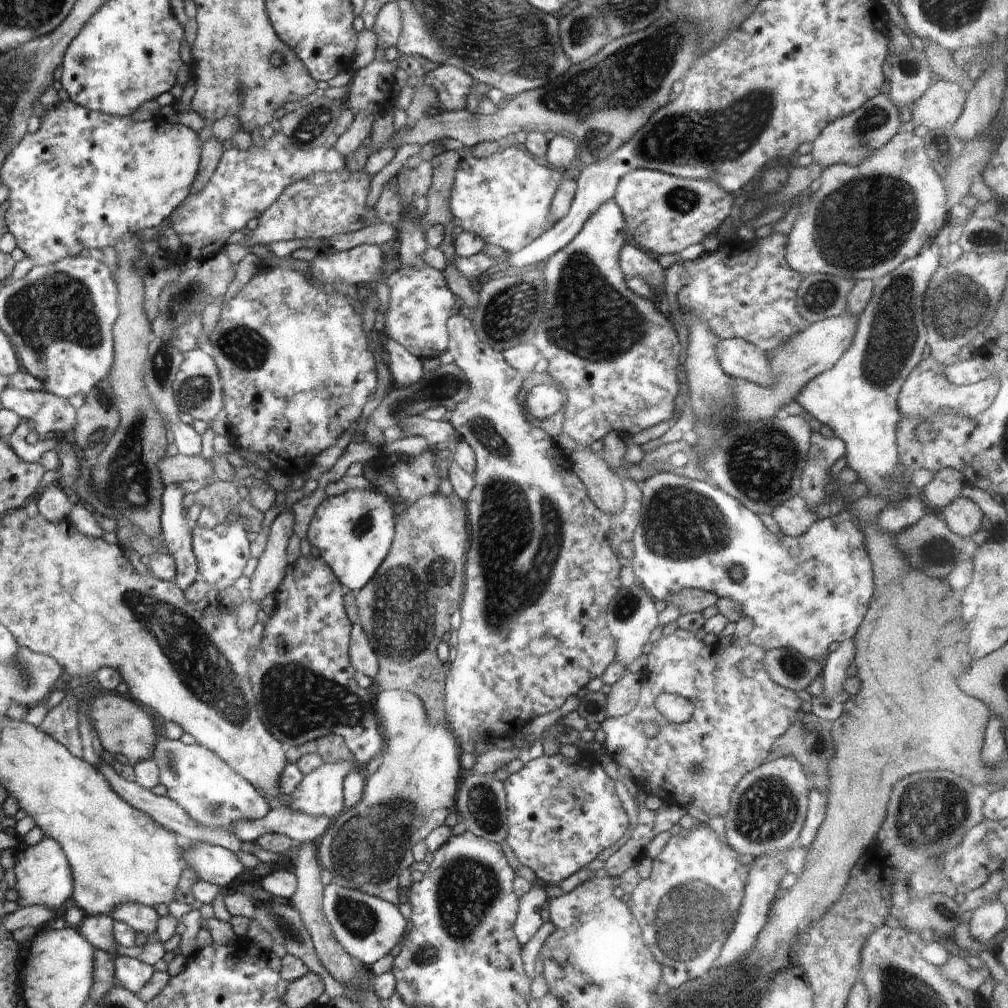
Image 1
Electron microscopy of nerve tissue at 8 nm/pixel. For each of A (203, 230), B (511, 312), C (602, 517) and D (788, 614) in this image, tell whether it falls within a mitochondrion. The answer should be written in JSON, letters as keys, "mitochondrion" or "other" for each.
{"A":"other","B":"mitochondrion","C":"other","D":"other"}

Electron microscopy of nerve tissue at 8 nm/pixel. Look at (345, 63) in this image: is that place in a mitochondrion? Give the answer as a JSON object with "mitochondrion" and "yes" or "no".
{"mitochondrion":"no"}

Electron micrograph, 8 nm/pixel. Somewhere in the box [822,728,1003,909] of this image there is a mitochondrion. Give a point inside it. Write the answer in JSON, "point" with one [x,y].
{"point":[945,807]}

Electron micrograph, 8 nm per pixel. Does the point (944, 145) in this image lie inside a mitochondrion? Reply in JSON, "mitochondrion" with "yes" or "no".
{"mitochondrion":"yes"}

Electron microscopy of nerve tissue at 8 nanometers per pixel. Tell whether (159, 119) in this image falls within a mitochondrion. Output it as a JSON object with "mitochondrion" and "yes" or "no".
{"mitochondrion":"no"}

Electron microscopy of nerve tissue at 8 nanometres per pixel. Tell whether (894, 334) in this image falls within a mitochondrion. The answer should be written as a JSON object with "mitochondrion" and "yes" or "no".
{"mitochondrion":"yes"}

